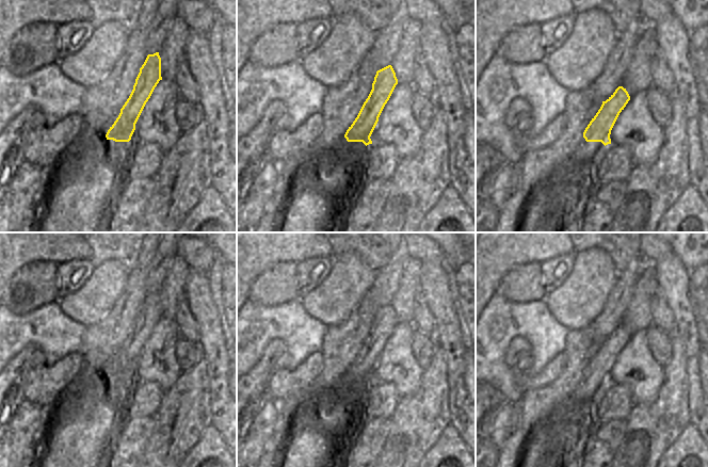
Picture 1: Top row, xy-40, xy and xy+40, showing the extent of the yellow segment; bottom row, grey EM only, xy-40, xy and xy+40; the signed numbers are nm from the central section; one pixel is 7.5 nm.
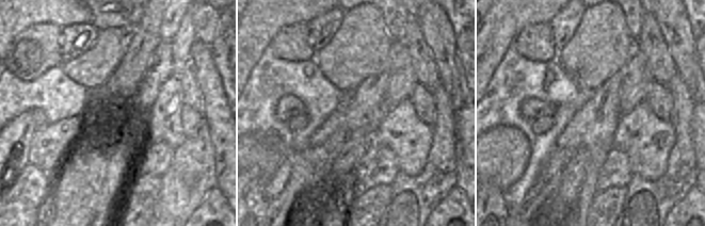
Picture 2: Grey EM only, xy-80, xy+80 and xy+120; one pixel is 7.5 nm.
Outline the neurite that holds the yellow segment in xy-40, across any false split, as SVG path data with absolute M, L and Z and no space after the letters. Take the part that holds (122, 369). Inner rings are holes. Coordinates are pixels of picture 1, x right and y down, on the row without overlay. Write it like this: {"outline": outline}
{"outline": "M159 291L148 293L140 307L129 337L106 373L107 379L115 381L129 381L131 379L135 363L160 319L162 316Z"}

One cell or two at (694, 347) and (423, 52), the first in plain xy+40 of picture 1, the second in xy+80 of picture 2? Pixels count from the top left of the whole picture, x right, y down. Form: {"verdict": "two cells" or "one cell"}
{"verdict": "two cells"}

